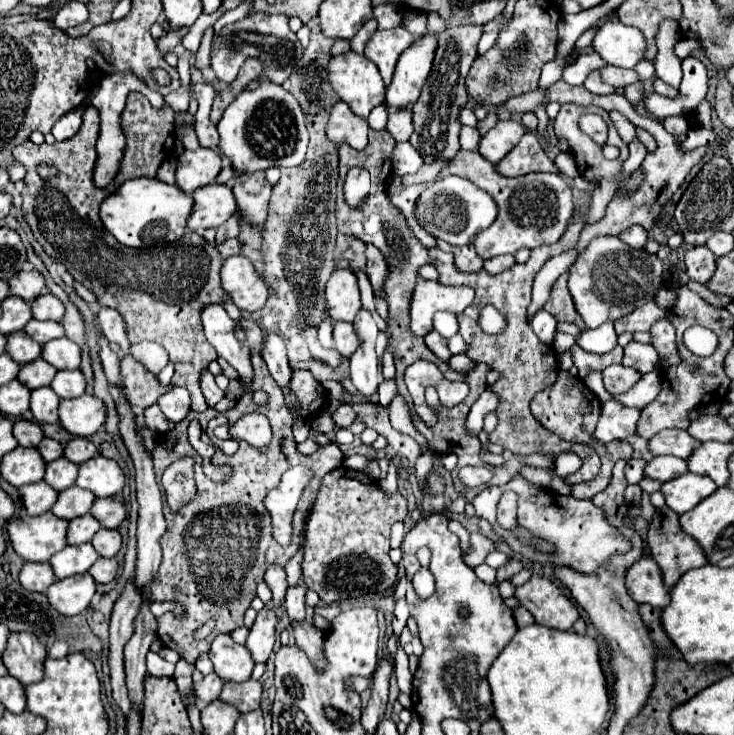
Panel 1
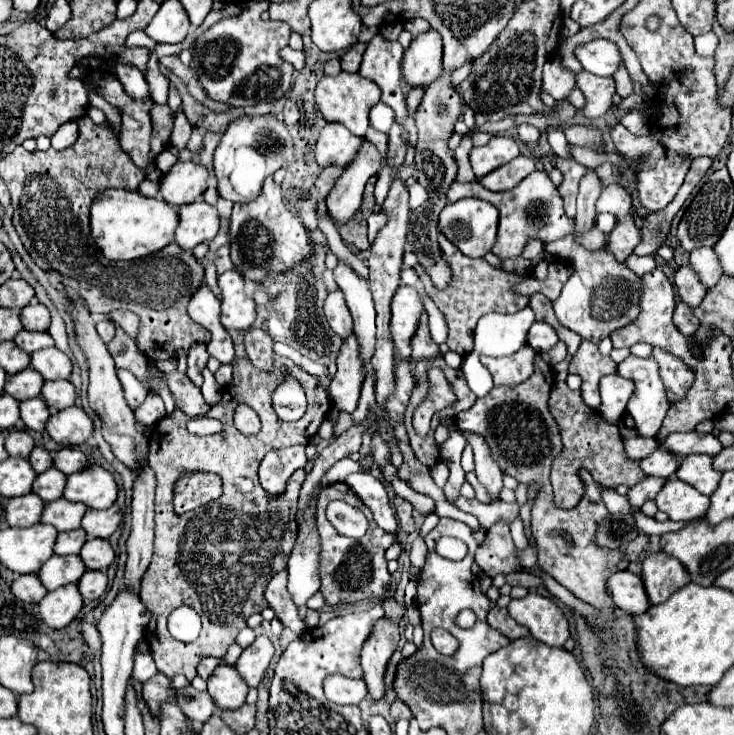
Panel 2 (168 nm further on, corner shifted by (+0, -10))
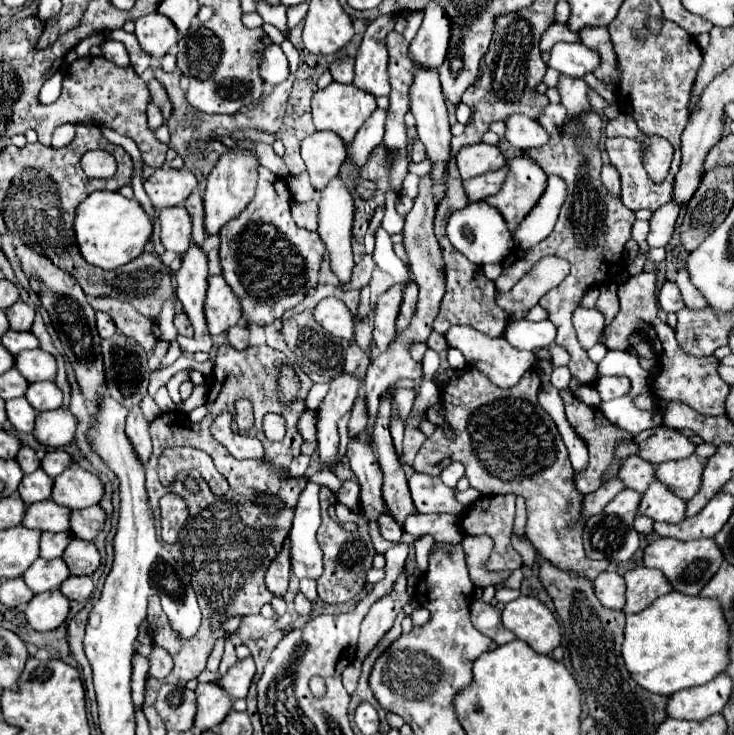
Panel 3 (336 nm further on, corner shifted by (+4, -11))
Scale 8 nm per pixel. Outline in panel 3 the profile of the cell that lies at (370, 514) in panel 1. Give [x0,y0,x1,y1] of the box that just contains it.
[316,486,376,604]

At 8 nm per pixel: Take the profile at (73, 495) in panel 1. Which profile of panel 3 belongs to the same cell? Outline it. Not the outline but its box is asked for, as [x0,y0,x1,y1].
[22,500,72,532]

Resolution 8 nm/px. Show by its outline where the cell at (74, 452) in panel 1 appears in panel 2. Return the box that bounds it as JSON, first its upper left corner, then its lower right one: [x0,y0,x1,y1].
[54,447,88,475]

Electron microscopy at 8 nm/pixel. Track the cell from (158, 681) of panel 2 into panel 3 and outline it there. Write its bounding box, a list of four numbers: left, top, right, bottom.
[149,648,172,680]

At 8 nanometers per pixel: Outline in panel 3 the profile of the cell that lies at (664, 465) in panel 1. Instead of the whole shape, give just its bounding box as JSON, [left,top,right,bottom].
[584,490,640,562]

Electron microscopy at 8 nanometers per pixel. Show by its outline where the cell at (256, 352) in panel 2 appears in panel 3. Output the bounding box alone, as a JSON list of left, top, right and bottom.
[226,326,250,350]

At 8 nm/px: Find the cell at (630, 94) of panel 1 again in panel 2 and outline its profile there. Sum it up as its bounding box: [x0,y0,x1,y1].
[612,65,634,97]

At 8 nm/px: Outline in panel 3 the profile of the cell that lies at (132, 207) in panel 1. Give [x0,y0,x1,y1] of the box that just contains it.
[74,190,154,270]

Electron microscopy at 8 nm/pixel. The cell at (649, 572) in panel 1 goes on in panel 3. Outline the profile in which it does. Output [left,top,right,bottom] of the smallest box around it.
[594,572,626,610]

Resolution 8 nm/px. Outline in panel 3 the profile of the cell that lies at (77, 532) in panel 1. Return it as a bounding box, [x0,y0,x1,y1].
[40,532,72,558]

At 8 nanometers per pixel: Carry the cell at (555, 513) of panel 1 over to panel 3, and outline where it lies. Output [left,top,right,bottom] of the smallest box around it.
[408,474,466,518]

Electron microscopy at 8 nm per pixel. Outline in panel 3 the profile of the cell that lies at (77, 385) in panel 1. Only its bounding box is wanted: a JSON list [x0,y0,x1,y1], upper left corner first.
[26,382,62,410]

